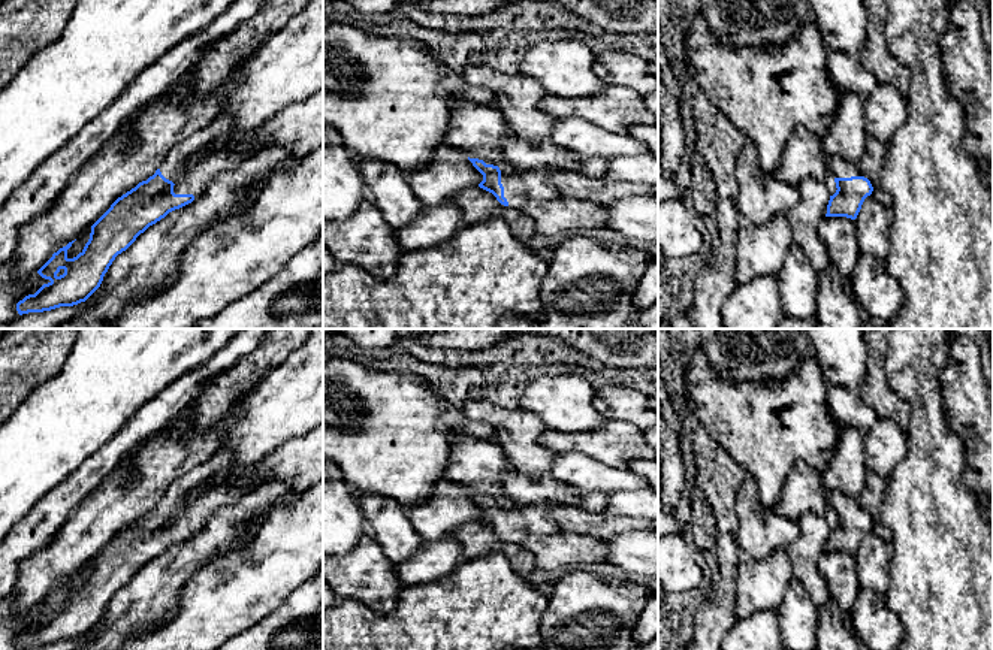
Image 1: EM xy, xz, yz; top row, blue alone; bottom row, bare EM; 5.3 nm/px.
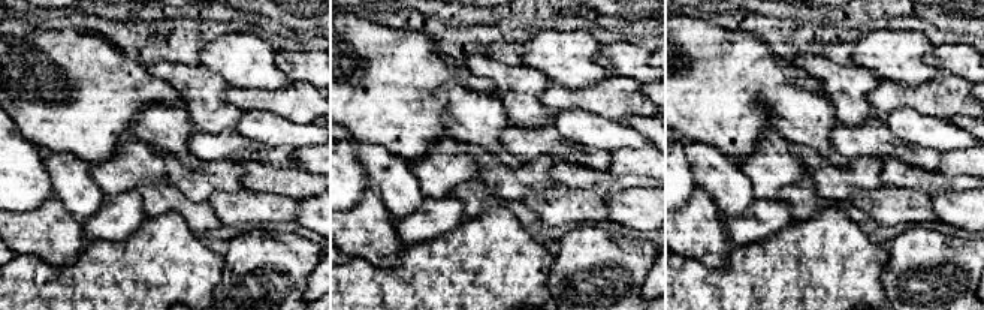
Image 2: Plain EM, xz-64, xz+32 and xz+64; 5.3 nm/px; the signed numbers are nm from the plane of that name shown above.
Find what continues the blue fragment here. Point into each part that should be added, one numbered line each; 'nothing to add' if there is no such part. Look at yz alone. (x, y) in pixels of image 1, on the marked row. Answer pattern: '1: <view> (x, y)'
1: yz (839, 168)

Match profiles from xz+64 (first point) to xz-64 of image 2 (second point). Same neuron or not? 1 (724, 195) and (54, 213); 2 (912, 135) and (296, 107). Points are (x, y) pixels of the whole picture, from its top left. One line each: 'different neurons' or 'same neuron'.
1: different neurons
2: different neurons

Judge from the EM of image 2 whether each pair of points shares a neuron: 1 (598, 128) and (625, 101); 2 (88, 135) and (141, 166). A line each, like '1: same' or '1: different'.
1: different
2: different

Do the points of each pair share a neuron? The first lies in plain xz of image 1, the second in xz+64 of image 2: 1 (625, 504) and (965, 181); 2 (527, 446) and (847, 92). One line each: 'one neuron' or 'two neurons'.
1: two neurons
2: one neuron

